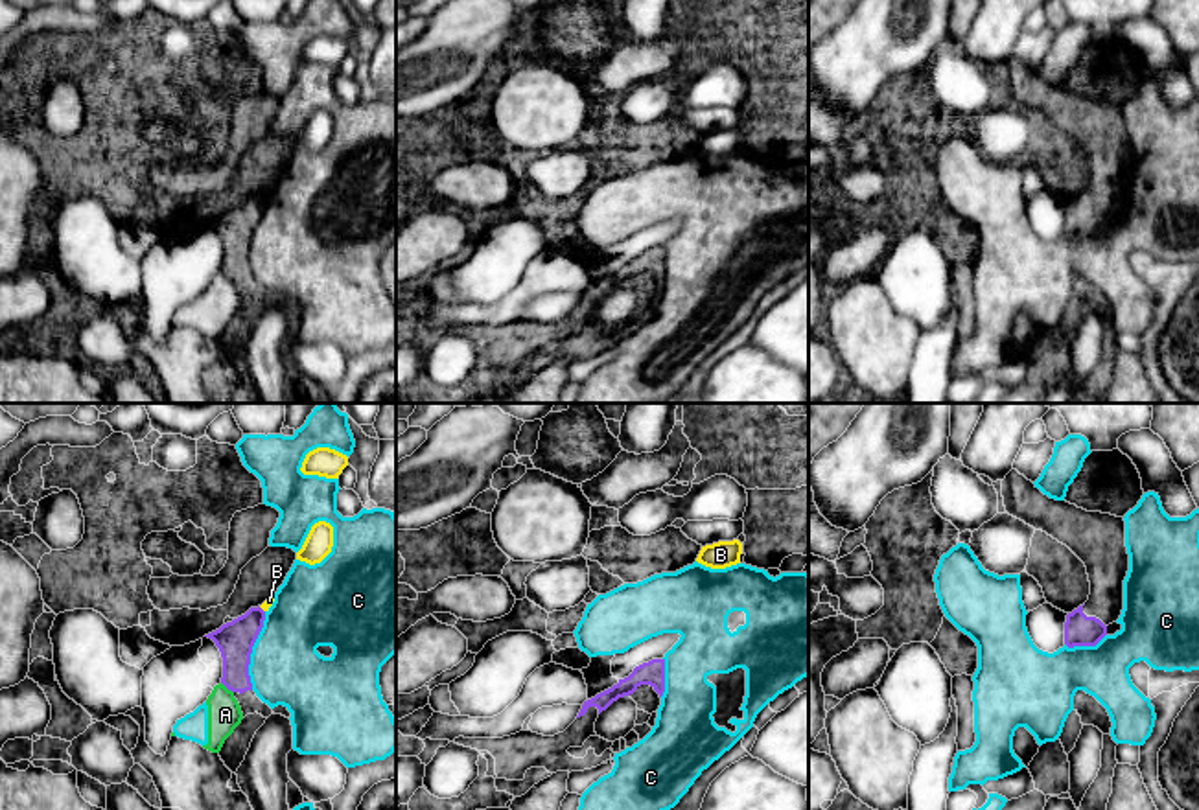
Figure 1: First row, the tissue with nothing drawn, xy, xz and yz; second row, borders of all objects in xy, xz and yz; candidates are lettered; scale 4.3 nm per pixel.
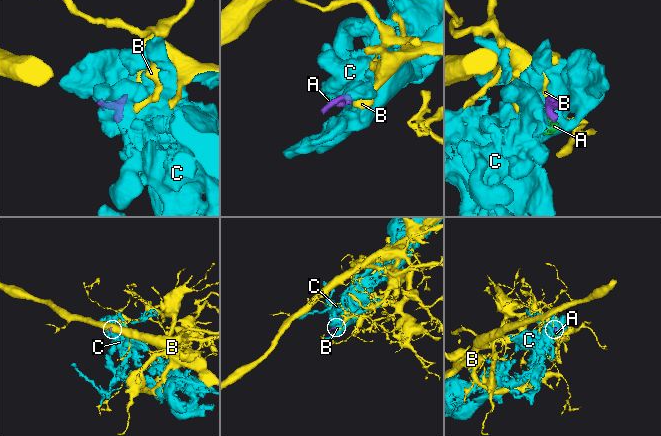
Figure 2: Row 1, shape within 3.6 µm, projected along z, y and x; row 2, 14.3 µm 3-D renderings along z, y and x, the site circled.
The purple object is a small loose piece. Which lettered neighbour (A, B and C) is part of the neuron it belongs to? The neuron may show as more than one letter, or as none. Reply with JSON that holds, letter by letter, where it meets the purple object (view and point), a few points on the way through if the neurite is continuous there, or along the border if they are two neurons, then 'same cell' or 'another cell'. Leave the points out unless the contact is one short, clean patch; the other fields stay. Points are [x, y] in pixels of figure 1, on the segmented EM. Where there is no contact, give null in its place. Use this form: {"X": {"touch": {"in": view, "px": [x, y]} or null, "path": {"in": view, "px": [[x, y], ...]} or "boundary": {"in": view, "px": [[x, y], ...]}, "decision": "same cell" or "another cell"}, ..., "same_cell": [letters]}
{"A": {"touch": {"in": "xy", "px": [227, 687]}, "boundary": {"in": "xy", "px": [[221, 682], [232, 693]]}, "decision": "another cell"}, "B": {"touch": {"in": "xy", "px": [262, 610]}, "boundary": {"in": "xy", "px": [[258, 606], [264, 612]]}, "decision": "another cell"}, "C": {"touch": {"in": "xy", "px": [251, 650]}, "boundary": {"in": "xy", "px": [[266, 612], [251, 654], [251, 689]]}, "decision": "another cell"}, "same_cell": []}

